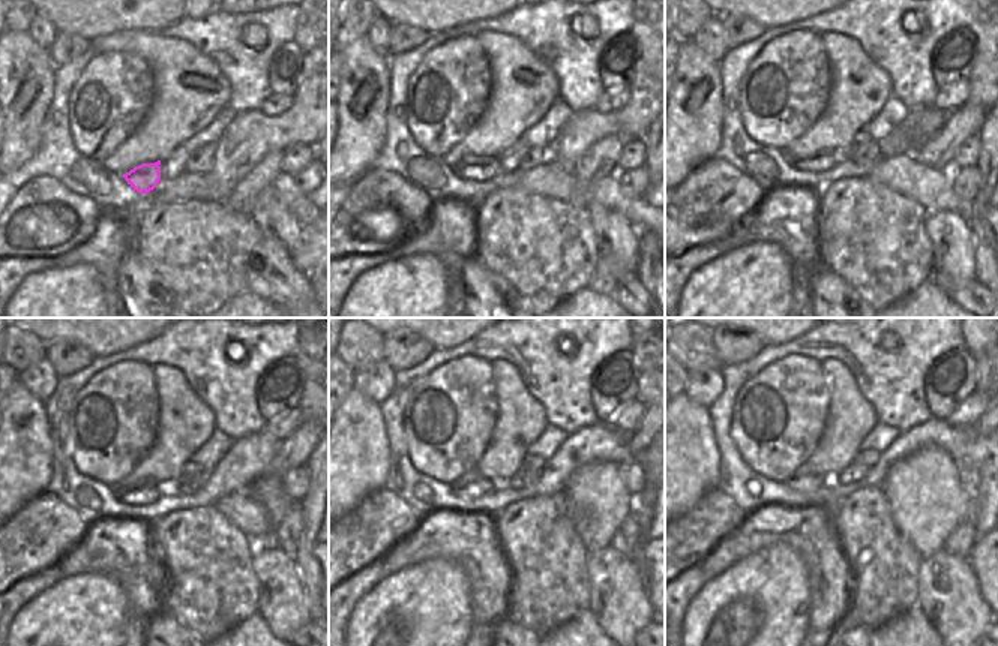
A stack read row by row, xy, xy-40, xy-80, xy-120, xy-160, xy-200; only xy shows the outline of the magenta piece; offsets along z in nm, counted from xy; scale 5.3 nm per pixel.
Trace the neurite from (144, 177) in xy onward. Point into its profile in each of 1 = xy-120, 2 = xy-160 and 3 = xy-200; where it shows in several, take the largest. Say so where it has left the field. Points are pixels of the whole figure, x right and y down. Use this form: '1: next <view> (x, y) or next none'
1: next xy-120 (126, 493)
2: next xy-160 (471, 484)
3: next xy-200 (806, 478)

